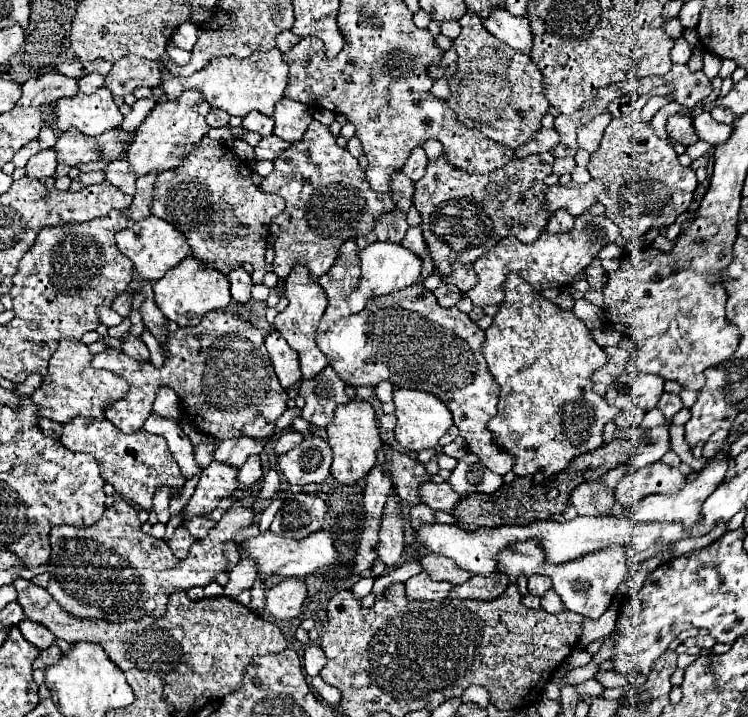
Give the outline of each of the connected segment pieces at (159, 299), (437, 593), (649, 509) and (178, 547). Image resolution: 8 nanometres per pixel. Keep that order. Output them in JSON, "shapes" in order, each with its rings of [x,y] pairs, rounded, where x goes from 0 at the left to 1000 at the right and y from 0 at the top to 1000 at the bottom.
{"shapes":[[[[251,357],[238,371],[222,379],[219,388],[206,393],[206,421],[217,432],[217,438],[235,449],[238,455],[259,455],[267,449],[267,444],[286,432],[299,432],[302,424],[310,418],[307,413],[307,396],[305,388],[286,377],[286,371],[275,371],[273,365],[265,365],[265,360]]],[[[570,798],[548,806],[540,817],[543,817],[543,831],[548,837],[588,837],[588,834],[596,834],[607,820],[607,815],[602,812],[578,809],[575,801]]],[[[963,630],[955,642],[949,642],[947,644],[947,650],[939,656],[939,658],[933,658],[930,661],[930,667],[928,669],[920,669],[917,672],[917,678],[909,683],[909,686],[901,686],[901,689],[877,689],[877,692],[866,692],[866,695],[861,695],[856,703],[853,703],[853,709],[850,709],[850,717],[845,714],[845,711],[840,711],[840,709],[829,709],[829,714],[826,714],[826,703],[818,709],[818,714],[816,714],[816,720],[818,717],[840,717],[840,720],[848,720],[848,722],[853,722],[856,728],[909,728],[909,731],[914,731],[914,734],[928,734],[936,722],[939,722],[939,717],[936,717],[936,709],[939,709],[939,703],[941,703],[941,697],[949,692],[949,686],[955,683],[955,681],[960,681],[960,675],[968,669],[968,661],[971,661],[971,644],[976,642],[976,636],[971,633],[971,630]]],[[[238,734],[235,742],[230,745],[230,750],[222,753],[222,759],[225,759],[227,767],[230,767],[230,773],[233,773],[235,778],[241,778],[241,781],[249,778],[251,764],[254,764],[259,756],[262,756],[262,750],[259,750],[257,745],[251,745],[251,742],[246,739],[246,734]]]]}

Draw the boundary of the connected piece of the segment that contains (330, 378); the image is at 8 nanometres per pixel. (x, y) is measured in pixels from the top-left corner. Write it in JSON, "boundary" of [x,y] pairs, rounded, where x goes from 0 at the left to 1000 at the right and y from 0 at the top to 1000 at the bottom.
{"boundary":[[[436,510],[430,522],[406,530],[401,552],[409,558],[404,583],[425,597],[436,597],[444,589],[449,566],[468,561],[468,555],[463,552],[463,533],[457,533],[441,510]]]}

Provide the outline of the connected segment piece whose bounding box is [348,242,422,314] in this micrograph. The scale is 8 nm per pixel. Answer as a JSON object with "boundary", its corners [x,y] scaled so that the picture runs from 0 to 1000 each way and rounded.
{"boundary":[[[500,338],[492,346],[487,346],[481,351],[481,377],[484,377],[484,388],[479,396],[479,404],[473,404],[465,416],[468,421],[468,432],[476,438],[481,432],[489,430],[487,418],[495,418],[500,413],[513,413],[529,404],[537,404],[543,399],[551,399],[559,388],[561,388],[561,377],[564,377],[564,363],[561,357],[556,357],[553,351],[548,351],[545,346],[540,346],[537,340],[516,340],[516,338]]]}

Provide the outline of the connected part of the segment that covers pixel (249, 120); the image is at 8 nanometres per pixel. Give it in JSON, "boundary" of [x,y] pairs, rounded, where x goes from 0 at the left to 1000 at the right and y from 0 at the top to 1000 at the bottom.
{"boundary":[[[334,156],[332,162],[326,162],[324,179],[345,184],[348,190],[361,190],[361,187],[366,187],[366,165],[356,162],[350,156]]]}

